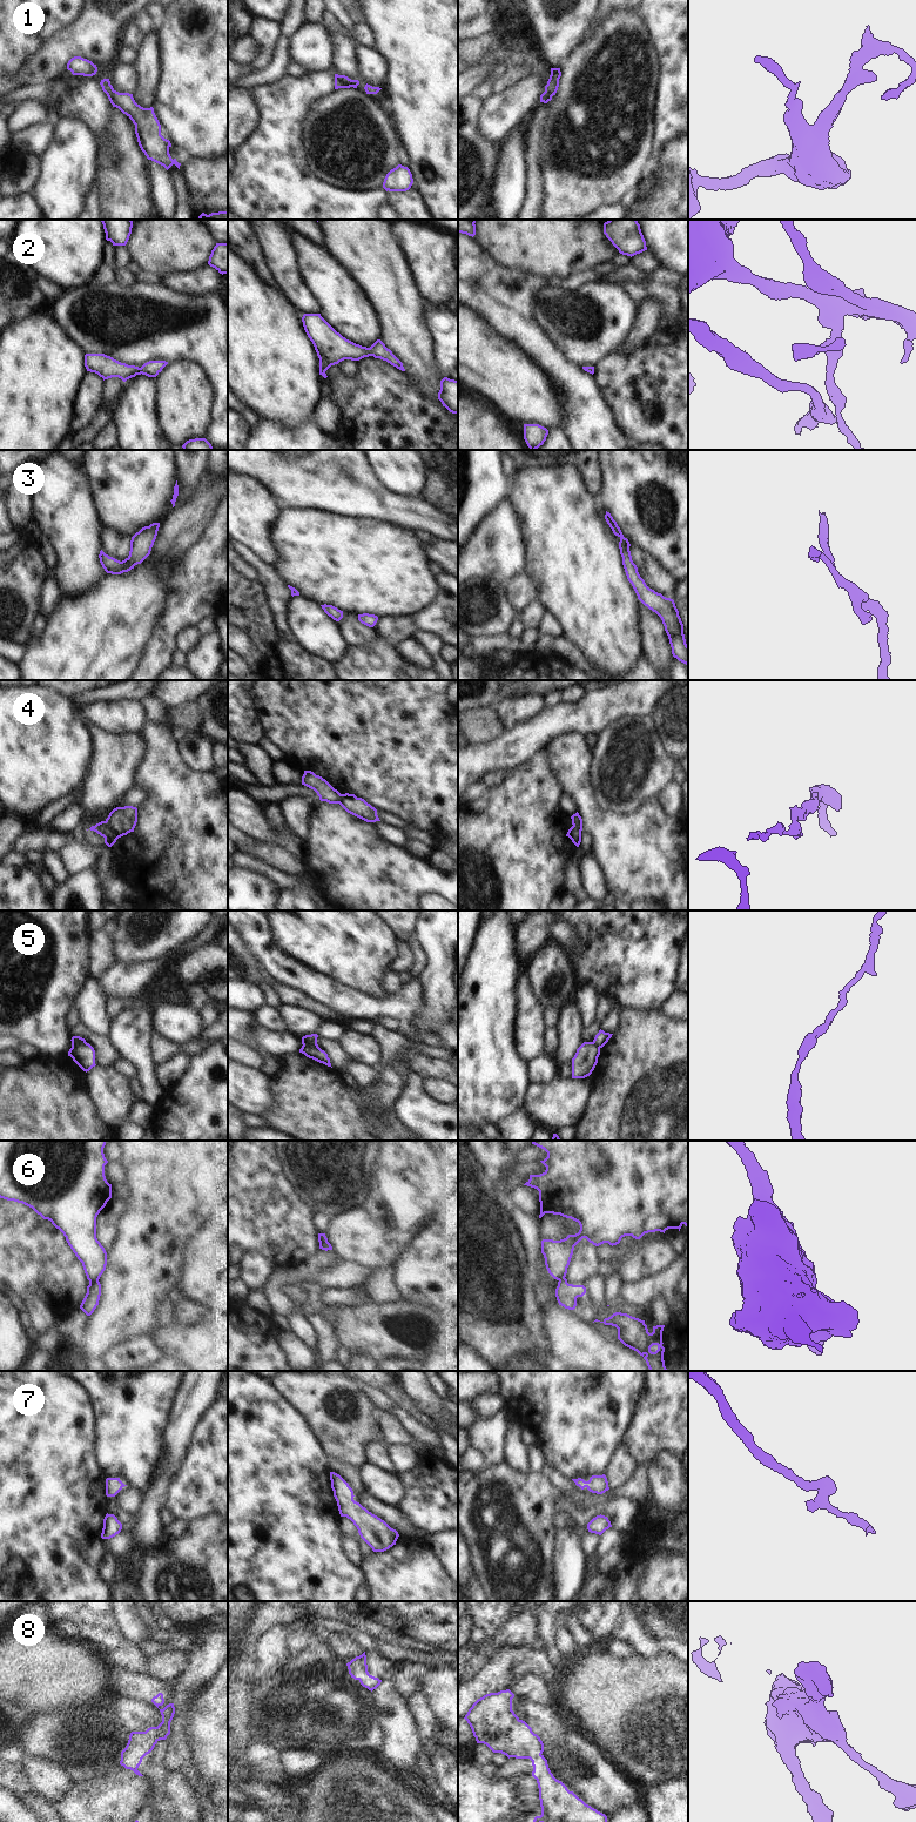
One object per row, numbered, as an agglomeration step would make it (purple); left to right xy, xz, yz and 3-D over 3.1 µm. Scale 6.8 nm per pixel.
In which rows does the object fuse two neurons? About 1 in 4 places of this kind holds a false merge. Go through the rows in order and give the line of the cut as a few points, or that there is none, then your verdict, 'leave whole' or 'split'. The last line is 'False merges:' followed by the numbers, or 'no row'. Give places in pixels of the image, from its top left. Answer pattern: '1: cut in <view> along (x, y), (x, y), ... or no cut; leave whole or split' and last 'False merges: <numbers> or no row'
1: no cut; leave whole
2: no cut; leave whole
3: no cut; leave whole
4: cut in xy along (105, 821), (119, 836); split
5: cut in xz along (303, 1044), (318, 1048); split
6: cut in xy along (98, 1279), (89, 1283); split
7: no cut; leave whole
8: no cut; leave whole
False merges: 4, 5, 6

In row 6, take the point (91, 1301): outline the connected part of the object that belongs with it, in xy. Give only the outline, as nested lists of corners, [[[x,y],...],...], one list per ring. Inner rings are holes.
[[[99,1280],[89,1283],[87,1286],[87,1293],[80,1305],[80,1309],[87,1315],[90,1316],[96,1306],[99,1305],[101,1296],[101,1284]]]

